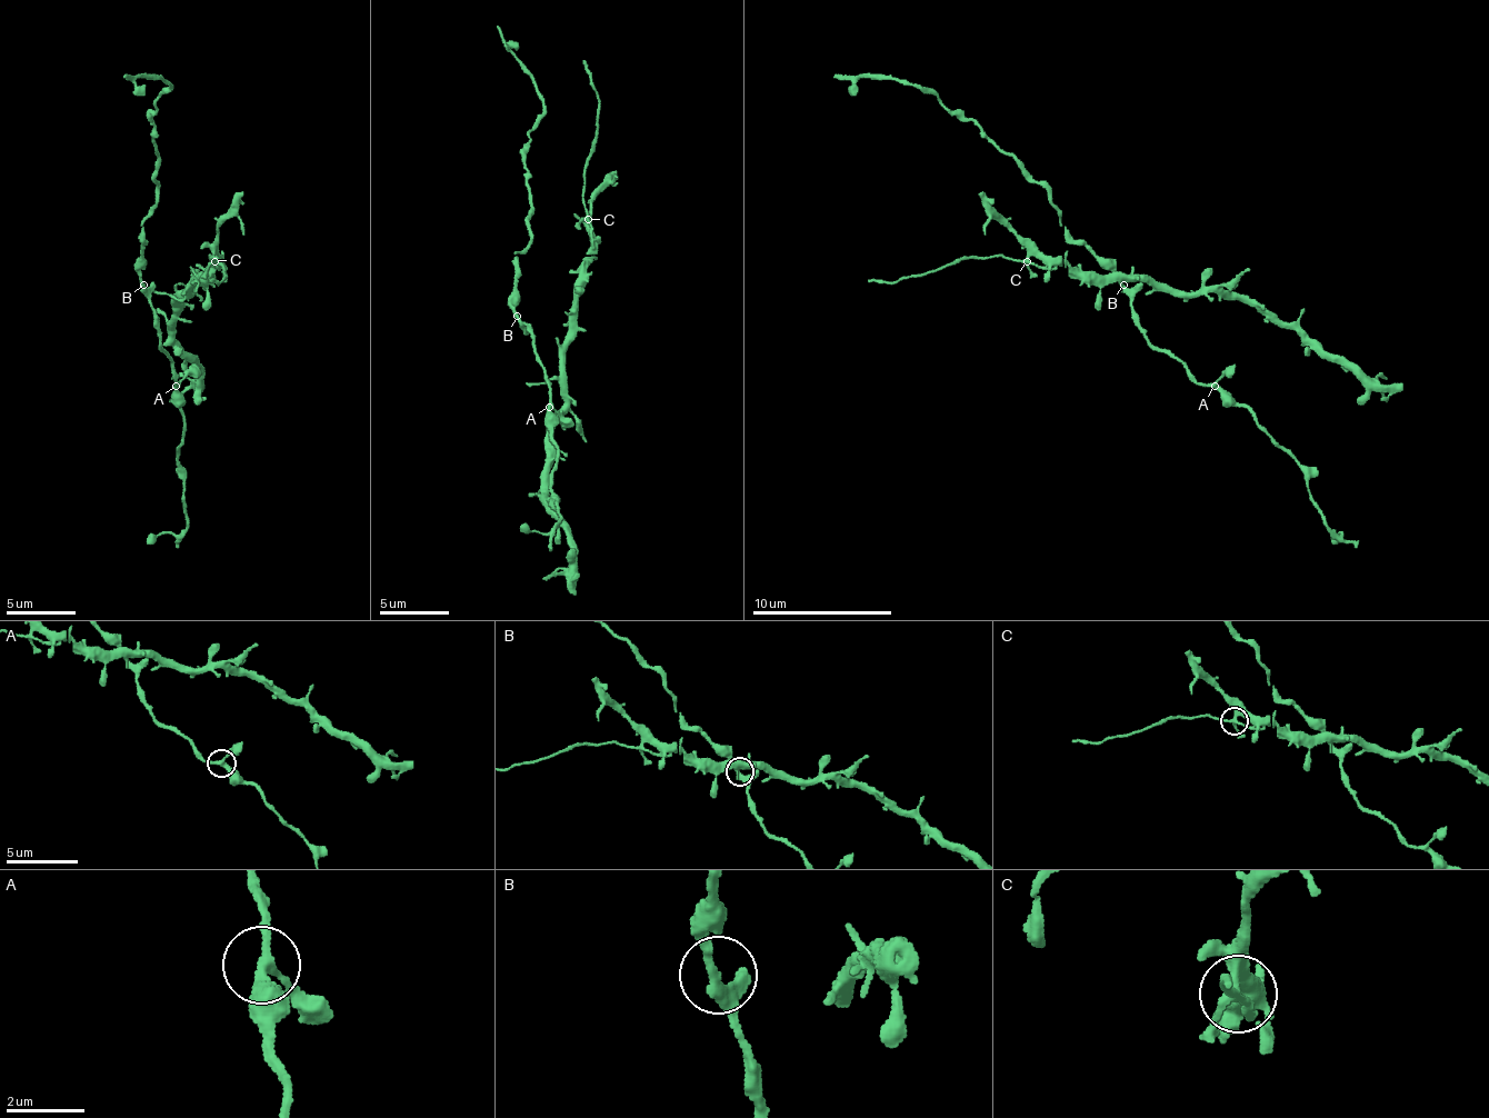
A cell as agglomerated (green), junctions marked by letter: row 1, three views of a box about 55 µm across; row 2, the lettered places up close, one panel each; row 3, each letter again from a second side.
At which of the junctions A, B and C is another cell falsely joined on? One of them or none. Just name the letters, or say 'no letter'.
C

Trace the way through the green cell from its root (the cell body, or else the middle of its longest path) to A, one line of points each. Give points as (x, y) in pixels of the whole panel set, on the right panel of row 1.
A: (1120, 285), (1130, 298), (1133, 326), (1155, 347), (1169, 350), (1200, 382), (1215, 386)

